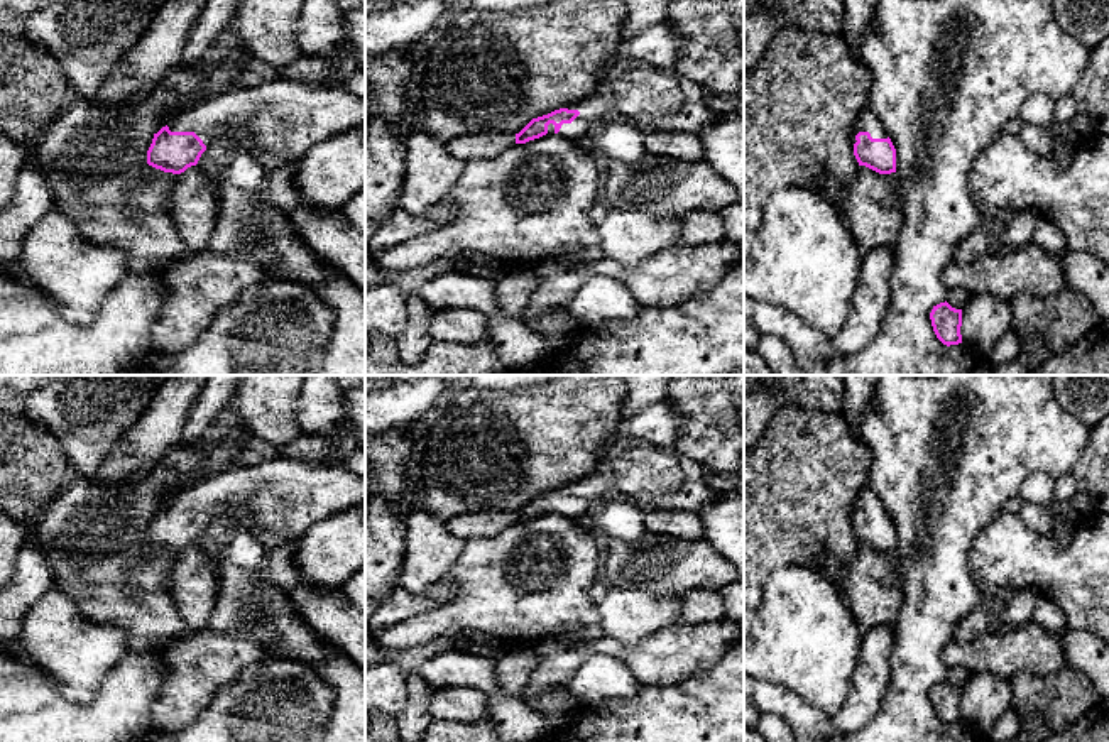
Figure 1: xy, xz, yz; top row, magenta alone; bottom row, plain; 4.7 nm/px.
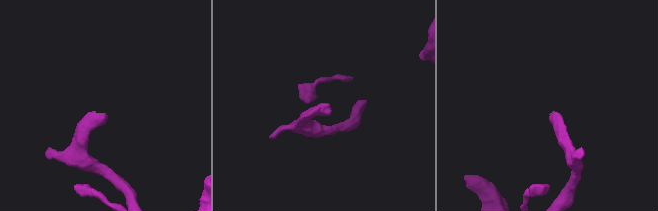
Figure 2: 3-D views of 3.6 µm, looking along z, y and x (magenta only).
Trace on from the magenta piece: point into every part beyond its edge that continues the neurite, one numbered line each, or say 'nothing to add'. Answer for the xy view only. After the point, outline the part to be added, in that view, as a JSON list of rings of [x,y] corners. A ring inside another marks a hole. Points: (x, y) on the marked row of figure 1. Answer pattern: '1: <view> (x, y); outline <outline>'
1: xy (278, 122); outline [[[276,79],[257,86],[233,86],[178,113],[171,132],[194,132],[208,147],[216,137],[252,152],[270,174],[298,162],[331,135],[365,125],[365,98],[343,83]]]

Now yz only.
1: yz (868, 120); outline [[[866,106],[855,120],[852,144],[857,142],[855,135],[859,132],[869,132],[872,139],[888,139],[888,134],[882,127],[881,120],[869,106]]]

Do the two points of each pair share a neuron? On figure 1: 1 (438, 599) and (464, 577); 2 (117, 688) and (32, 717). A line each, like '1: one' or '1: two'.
1: two
2: one

